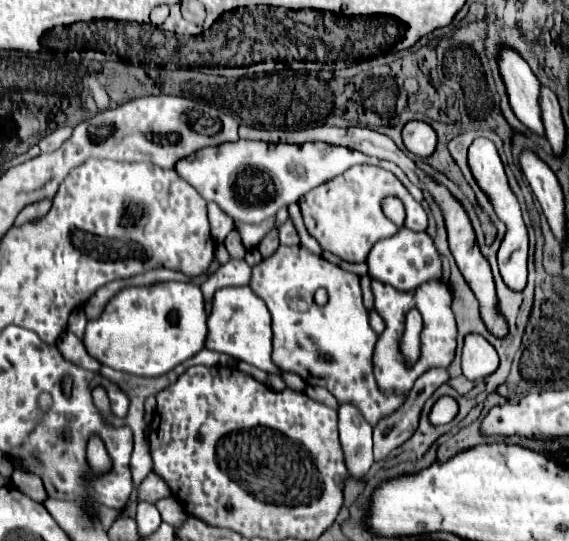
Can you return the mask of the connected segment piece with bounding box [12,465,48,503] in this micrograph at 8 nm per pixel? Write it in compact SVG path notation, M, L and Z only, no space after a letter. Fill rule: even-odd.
M20 465L14 467L12 485L14 485L18 491L22 491L24 495L28 495L28 497L32 497L34 501L38 501L38 503L42 503L42 501L48 497L46 491L44 491L44 485L42 485L42 481L40 481L40 477L36 477L36 475L24 471Z

